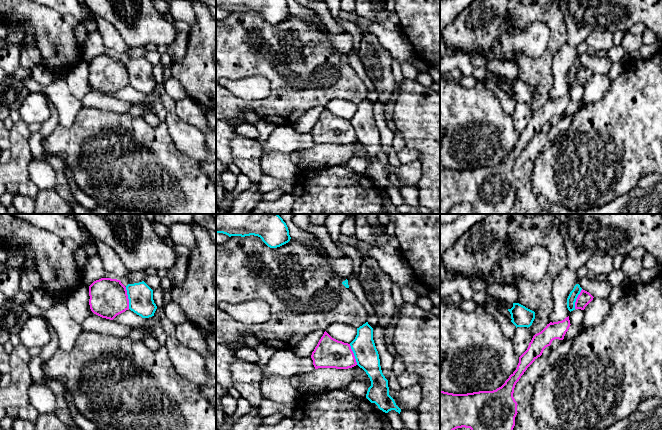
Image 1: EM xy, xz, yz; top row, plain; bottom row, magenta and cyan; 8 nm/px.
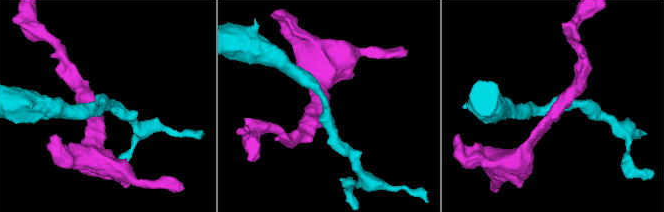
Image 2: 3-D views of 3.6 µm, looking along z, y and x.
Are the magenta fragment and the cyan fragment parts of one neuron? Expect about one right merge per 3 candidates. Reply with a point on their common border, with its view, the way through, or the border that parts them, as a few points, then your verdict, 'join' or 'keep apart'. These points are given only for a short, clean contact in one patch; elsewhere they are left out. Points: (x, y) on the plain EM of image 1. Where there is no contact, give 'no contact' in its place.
xy (127, 74) | along xy (125, 63), (129, 84) | keep apart

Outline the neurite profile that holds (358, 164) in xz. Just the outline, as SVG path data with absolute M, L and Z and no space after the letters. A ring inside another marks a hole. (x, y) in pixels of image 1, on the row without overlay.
M352 157L346 165L353 171L364 174L366 173L368 164L369 163L365 157Z

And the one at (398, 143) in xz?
M398 131L397 134L394 135L394 139L392 142L392 148L398 152L400 150L402 150L403 148L405 148L405 141L404 138L402 136L402 134Z

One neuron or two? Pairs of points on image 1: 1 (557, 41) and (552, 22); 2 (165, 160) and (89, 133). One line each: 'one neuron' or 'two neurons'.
1: one neuron
2: one neuron

